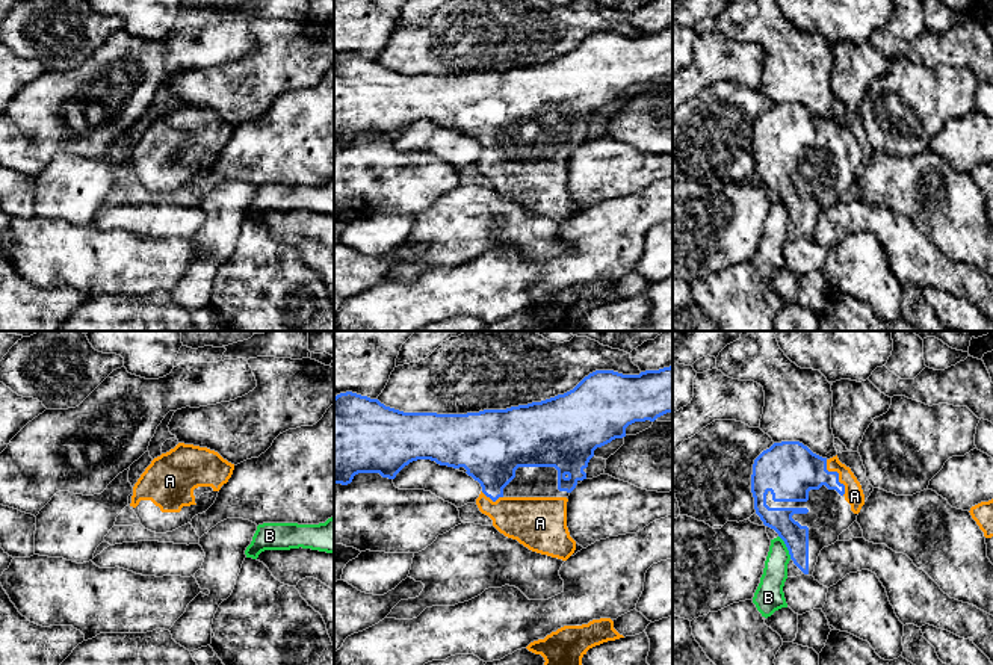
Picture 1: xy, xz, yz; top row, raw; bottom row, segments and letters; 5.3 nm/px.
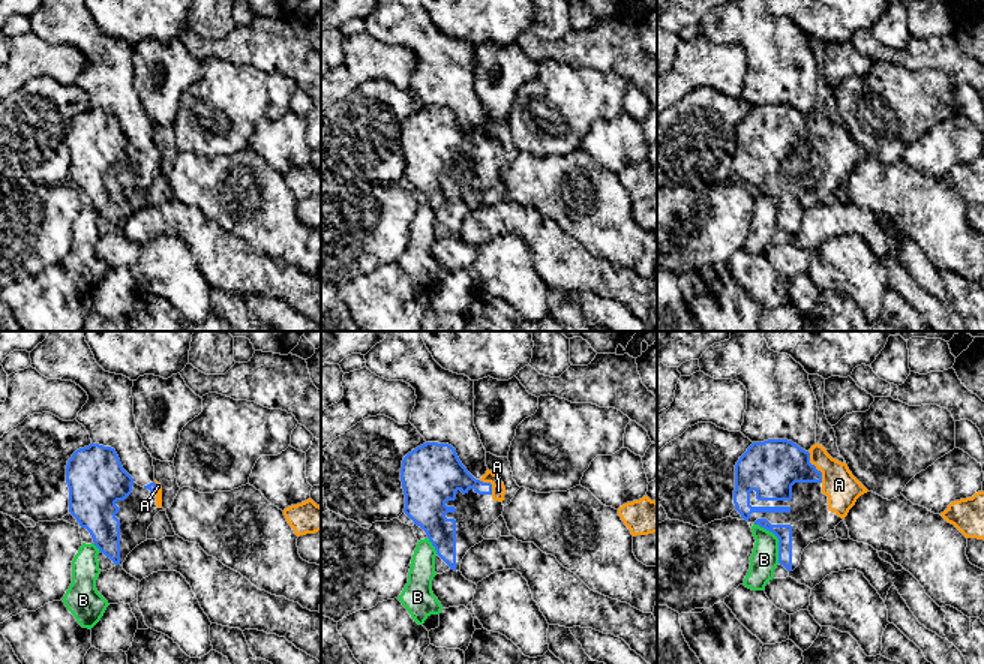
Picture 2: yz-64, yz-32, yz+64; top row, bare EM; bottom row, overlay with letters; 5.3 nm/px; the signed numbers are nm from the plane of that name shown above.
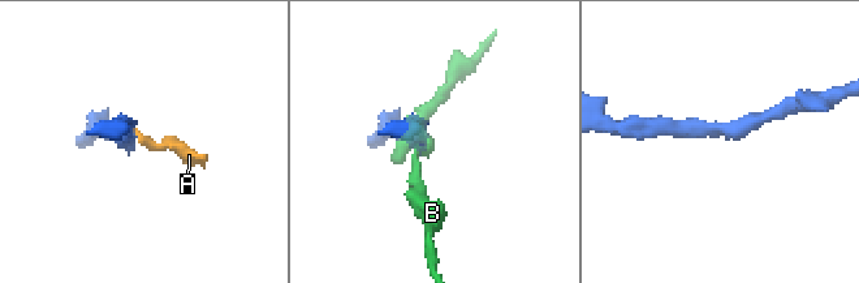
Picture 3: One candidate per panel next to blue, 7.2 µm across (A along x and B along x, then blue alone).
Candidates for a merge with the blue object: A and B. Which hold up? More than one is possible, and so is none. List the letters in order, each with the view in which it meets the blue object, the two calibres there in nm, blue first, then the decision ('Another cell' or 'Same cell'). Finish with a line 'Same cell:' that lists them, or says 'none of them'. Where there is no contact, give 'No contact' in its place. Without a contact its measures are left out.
A: Touches blue in yz. Thickness 300 nm (blue) against 100 nm. Same cell
B: Touches blue in yz. Thickness 140 nm (blue) against 140 nm. Another cell
Same cell: A

